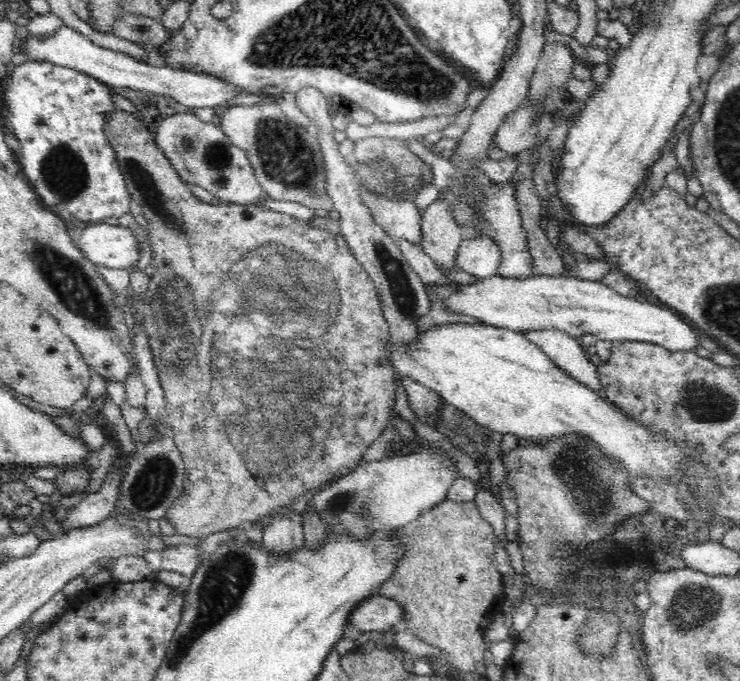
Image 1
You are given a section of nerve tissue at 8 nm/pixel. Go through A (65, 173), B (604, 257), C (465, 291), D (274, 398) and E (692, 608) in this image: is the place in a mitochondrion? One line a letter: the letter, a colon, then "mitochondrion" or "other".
A: mitochondrion
B: other
C: other
D: mitochondrion
E: mitochondrion

